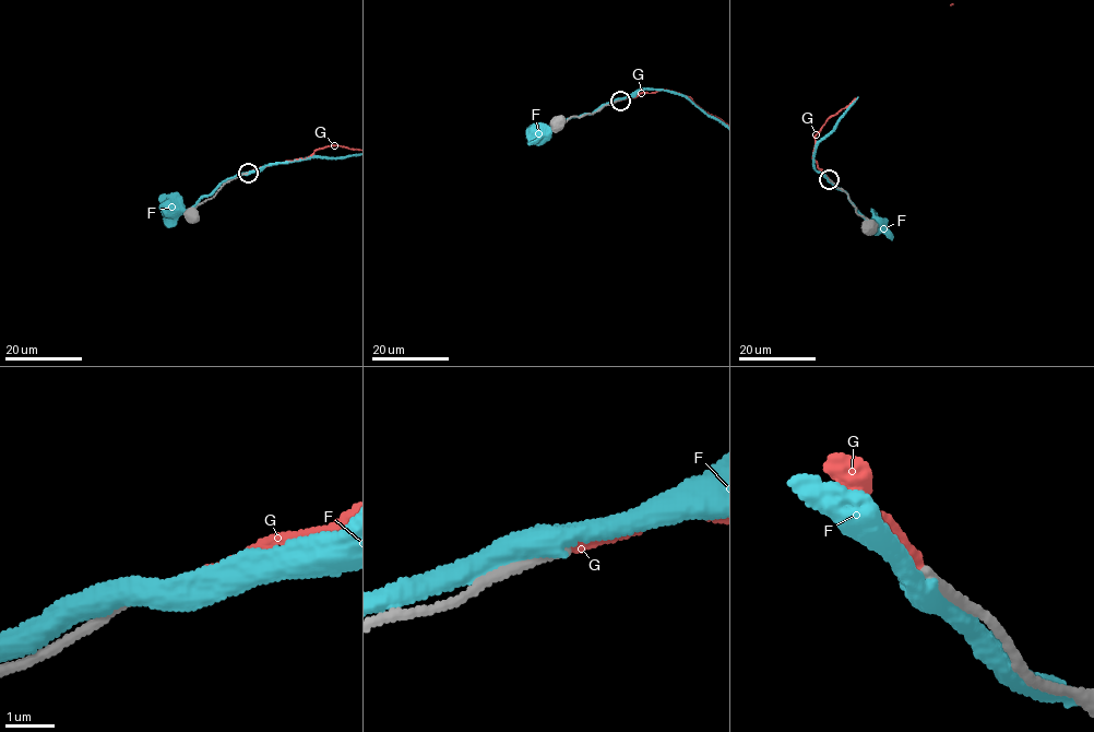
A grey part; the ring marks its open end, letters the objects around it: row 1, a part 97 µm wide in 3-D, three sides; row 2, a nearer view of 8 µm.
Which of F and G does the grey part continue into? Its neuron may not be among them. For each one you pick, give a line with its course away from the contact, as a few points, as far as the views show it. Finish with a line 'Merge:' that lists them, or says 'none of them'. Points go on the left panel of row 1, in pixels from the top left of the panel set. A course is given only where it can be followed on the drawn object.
Merge: none of them

